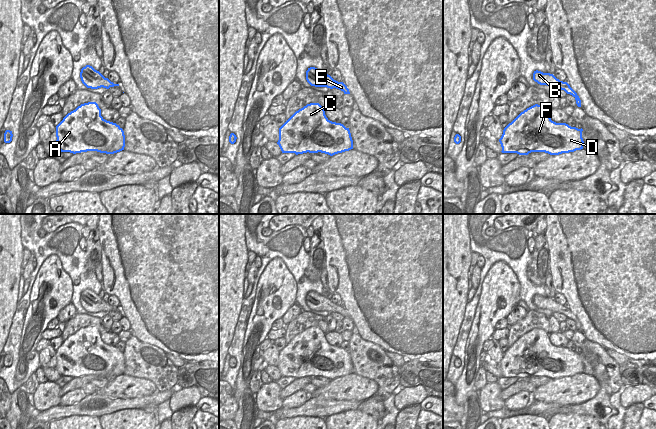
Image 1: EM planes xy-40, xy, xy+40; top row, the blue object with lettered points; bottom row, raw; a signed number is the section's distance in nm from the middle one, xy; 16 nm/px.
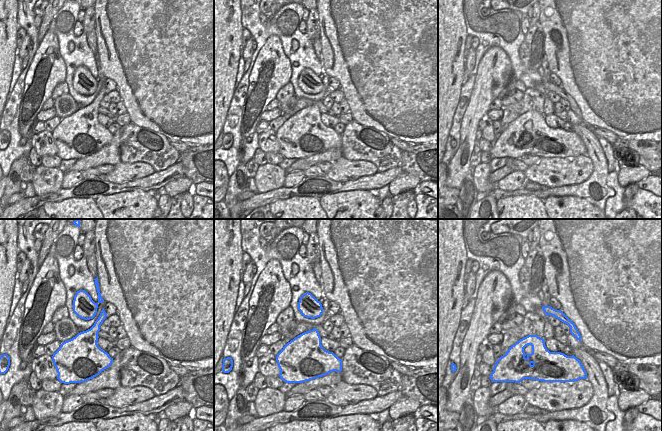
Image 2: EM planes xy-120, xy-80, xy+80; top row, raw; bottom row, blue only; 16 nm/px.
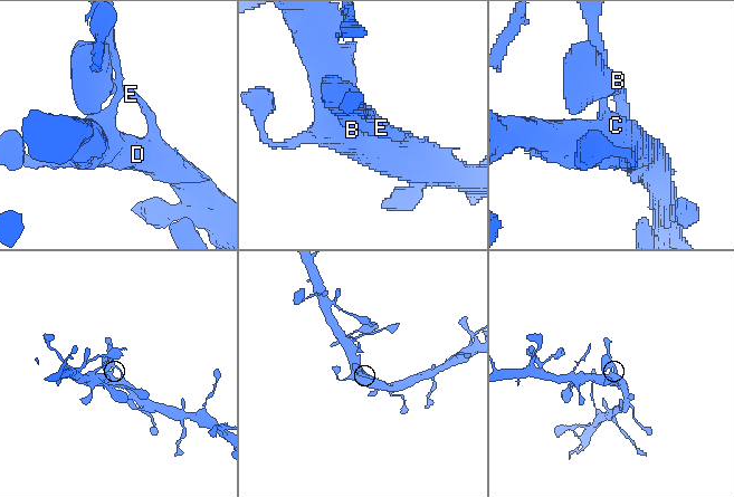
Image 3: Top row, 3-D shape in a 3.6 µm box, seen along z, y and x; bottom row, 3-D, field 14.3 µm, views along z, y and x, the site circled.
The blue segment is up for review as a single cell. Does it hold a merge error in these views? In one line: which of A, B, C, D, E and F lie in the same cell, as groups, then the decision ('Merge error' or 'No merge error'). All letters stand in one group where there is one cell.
Groups: A B C D E F. No merge error

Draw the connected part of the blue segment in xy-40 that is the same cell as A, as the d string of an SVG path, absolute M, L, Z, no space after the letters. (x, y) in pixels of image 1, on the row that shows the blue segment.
M96 102L81 104L56 126L55 145L73 154L97 151L114 154L124 150L125 135L116 123L105 120Z

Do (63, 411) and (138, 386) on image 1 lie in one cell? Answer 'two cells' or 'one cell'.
two cells

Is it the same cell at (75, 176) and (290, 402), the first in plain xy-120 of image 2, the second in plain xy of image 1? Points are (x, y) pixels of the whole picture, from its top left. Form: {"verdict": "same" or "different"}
{"verdict": "same"}

